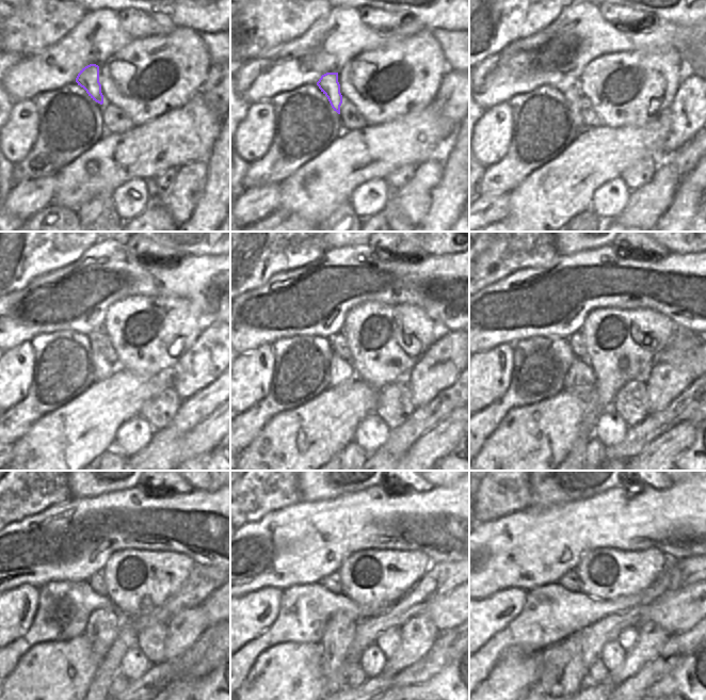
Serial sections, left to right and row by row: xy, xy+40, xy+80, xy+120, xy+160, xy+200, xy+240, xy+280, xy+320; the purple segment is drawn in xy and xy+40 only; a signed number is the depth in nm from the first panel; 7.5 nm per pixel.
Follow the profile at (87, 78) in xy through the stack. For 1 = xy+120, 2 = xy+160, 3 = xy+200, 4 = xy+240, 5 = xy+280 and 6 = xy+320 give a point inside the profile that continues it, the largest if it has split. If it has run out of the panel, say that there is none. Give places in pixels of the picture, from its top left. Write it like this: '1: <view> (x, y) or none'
1: xy+120 (103, 368)
2: xy+160 (340, 370)
3: xy+200 (580, 380)
4: xy+240 (103, 623)
5: xy+280 (341, 632)
6: xy+320 (584, 647)

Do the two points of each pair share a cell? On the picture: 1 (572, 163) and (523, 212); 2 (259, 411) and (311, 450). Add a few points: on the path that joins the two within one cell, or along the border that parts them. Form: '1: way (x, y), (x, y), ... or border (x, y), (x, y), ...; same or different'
1: way (559, 176), (535, 200); same
2: border (293, 409), (276, 413), (255, 439); different

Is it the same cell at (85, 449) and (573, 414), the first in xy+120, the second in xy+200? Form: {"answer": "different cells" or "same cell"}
{"answer": "same cell"}

